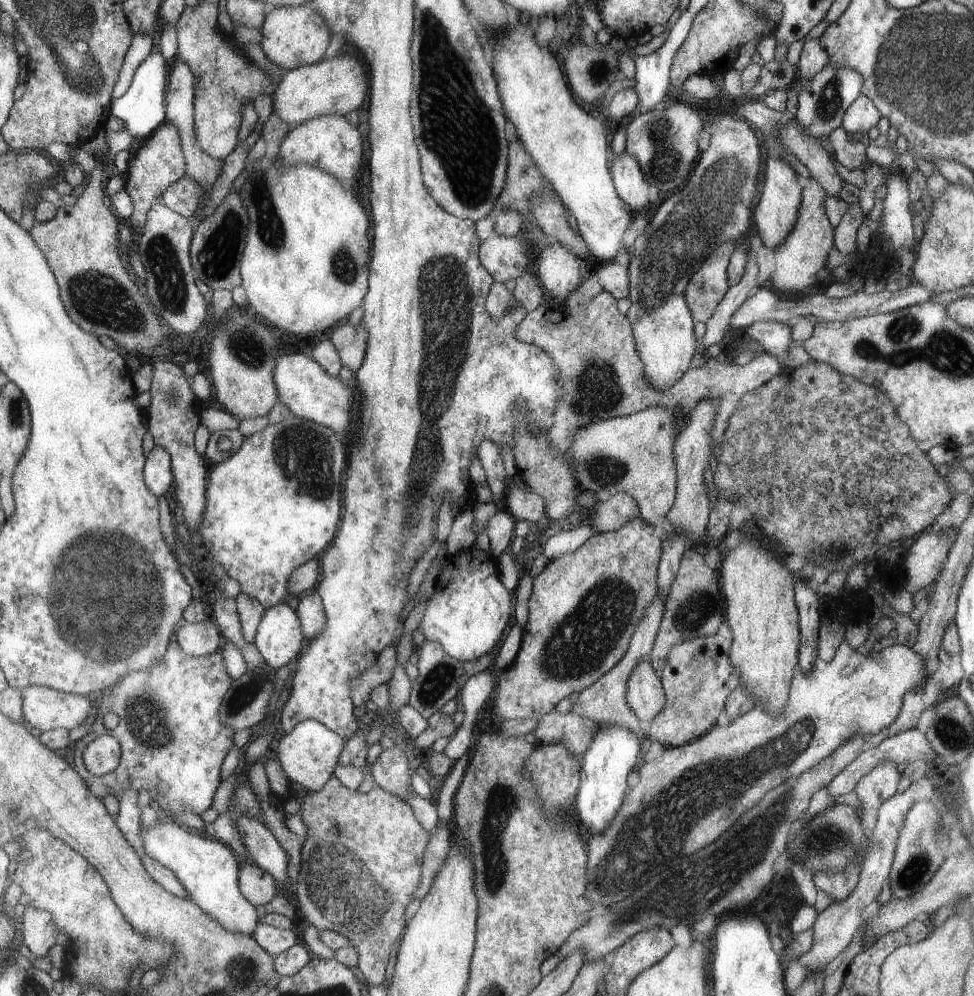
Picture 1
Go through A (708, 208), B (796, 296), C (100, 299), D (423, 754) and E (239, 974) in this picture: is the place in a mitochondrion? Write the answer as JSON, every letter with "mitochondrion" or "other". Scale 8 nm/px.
{"A":"mitochondrion","B":"other","C":"mitochondrion","D":"other","E":"mitochondrion"}

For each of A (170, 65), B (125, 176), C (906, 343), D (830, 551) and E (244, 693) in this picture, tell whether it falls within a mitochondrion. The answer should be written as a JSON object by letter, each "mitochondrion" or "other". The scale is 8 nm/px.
{"A":"other","B":"other","C":"mitochondrion","D":"mitochondrion","E":"mitochondrion"}

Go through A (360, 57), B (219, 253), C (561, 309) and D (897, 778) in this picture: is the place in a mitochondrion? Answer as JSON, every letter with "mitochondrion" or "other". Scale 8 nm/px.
{"A":"other","B":"mitochondrion","C":"other","D":"other"}

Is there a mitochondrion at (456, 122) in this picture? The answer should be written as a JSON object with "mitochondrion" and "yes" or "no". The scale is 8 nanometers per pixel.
{"mitochondrion":"yes"}

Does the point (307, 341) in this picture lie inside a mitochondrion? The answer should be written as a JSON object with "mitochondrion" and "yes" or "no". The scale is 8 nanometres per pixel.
{"mitochondrion":"no"}

